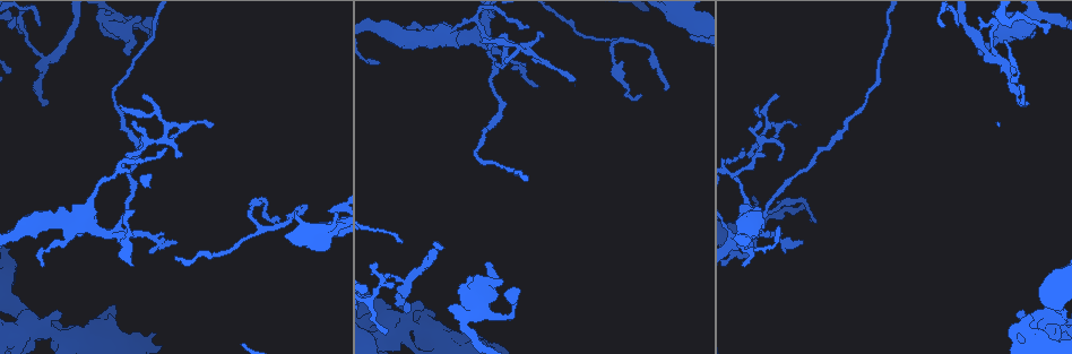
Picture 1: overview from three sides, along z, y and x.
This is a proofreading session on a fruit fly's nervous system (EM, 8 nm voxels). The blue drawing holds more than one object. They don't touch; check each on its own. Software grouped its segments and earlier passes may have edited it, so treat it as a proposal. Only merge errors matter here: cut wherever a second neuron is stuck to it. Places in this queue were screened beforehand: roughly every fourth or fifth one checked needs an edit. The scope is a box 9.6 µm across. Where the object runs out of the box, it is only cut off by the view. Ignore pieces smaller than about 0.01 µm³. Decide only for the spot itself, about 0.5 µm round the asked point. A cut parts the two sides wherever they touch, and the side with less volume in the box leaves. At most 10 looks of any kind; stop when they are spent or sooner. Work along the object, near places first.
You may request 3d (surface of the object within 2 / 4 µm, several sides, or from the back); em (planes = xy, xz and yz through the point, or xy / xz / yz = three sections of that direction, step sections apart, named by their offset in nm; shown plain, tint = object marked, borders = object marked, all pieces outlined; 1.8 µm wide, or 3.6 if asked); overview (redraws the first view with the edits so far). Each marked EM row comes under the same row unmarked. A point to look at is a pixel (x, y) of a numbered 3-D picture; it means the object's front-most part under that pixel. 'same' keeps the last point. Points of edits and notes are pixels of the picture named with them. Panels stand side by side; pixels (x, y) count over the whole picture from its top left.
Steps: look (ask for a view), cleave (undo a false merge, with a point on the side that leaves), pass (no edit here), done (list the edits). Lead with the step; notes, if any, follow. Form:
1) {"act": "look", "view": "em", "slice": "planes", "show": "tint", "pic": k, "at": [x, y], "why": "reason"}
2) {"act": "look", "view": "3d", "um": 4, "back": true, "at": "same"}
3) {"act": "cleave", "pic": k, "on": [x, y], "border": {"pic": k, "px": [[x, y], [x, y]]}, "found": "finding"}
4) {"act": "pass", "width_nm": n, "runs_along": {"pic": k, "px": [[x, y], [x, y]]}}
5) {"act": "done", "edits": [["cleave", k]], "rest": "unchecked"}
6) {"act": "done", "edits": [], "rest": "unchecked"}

{"act": "look", "view": "em", "slice": "planes", "show": "tint", "pic": 1, "at": [409, 280], "why": "three arms meet"}

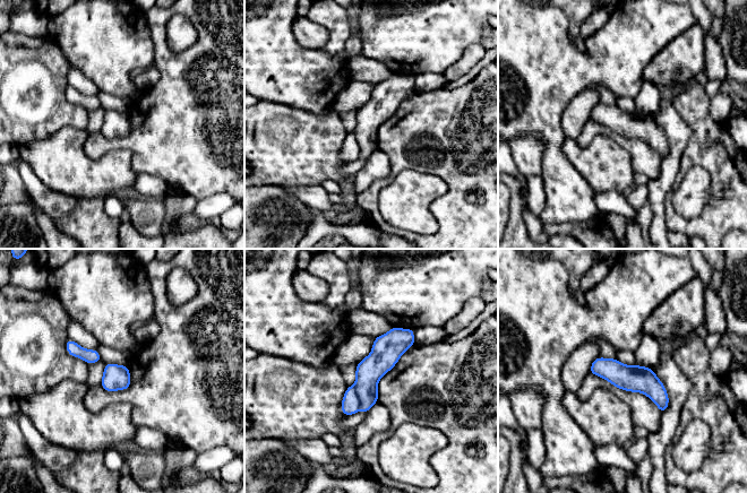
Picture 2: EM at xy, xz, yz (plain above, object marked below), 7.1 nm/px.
{"act": "cleave", "pic": 2, "on": [350, 405], "found": "a second neuron is stuck on"}

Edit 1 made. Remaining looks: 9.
{"act": "look", "view": "3d", "um": 4, "pic": 1, "at": [511, 311], "why": "abrupt turn"}

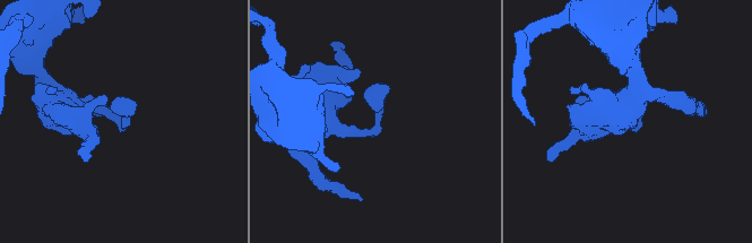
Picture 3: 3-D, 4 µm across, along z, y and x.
{"act": "look", "view": "em", "um": 3.6, "slice": "planes", "show": "tint", "pic": 3, "at": [379, 122], "why": "need the tissue"}

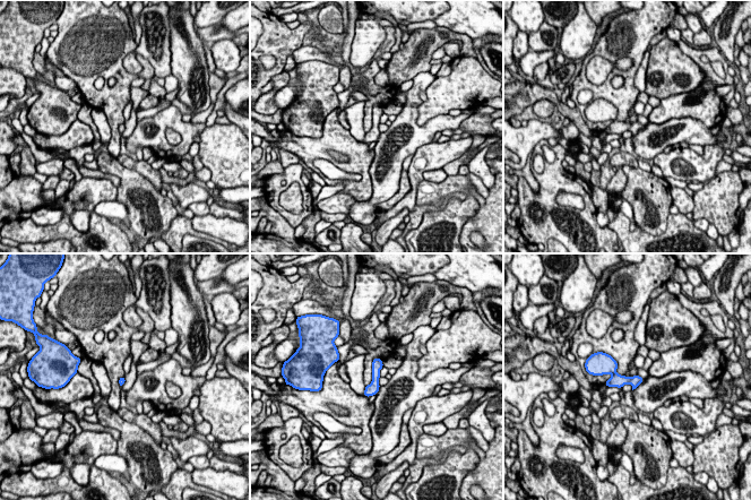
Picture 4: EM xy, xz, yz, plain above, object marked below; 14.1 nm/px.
{"act": "pass", "width_nm": 100, "runs_along": {"pic": 4, "px": [[376, 361], [374, 385], [367, 393]]}, "found": "all the same neuron"}

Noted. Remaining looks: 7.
{"act": "look", "view": "3d", "um": 2, "pic": 1, "at": [27, 314], "why": "arms part here"}

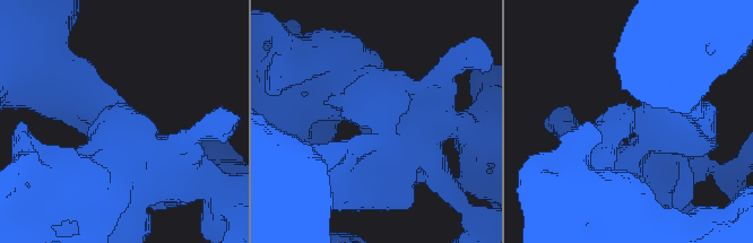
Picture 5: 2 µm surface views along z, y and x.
{"act": "look", "view": "em", "slice": "planes", "show": "tint", "pic": 5, "at": [612, 124], "why": "shape alone is not enough"}

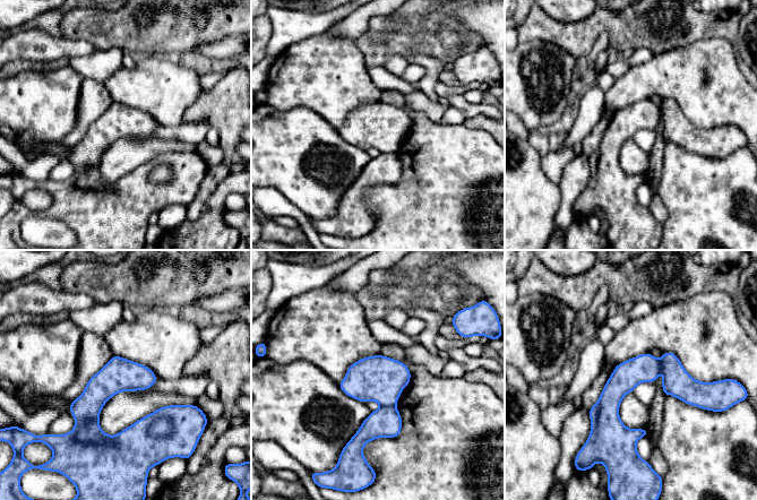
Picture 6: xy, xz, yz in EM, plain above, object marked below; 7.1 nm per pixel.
{"act": "cleave", "pic": 6, "on": [136, 446], "part_leaving": {"pic": 6, "px": [[647, 355], [611, 396], [626, 445]]}, "found": "a second neuron is stuck on"}

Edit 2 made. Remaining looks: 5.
{"act": "look", "view": "overview", "why": "see it whole again"}

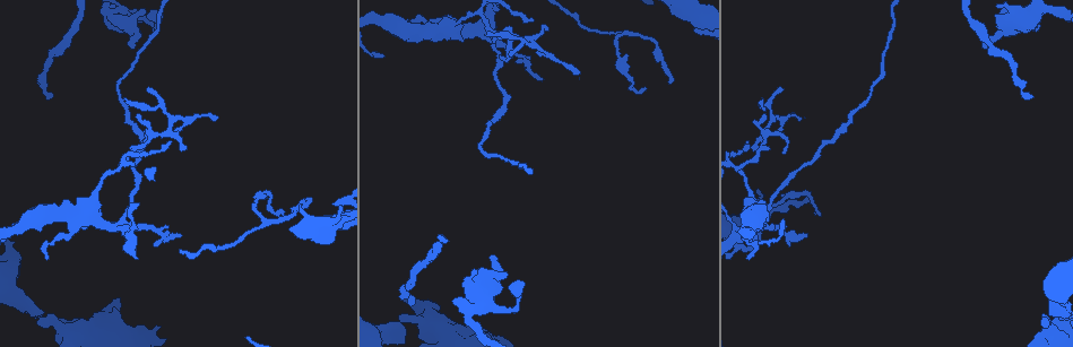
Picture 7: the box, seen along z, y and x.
{"act": "look", "view": "3d", "um": 4, "pic": 7, "at": [85, 217], "why": "sudden change in width"}

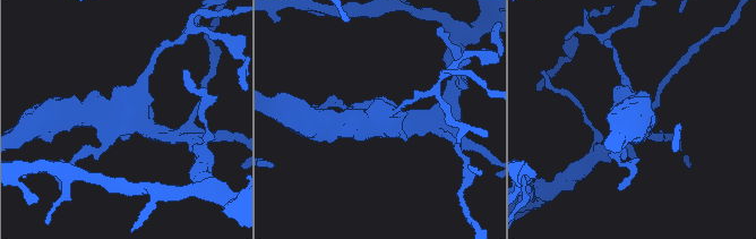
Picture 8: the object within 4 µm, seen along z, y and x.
{"act": "look", "view": "em", "slice": "planes", "show": "tint", "pic": 8, "at": [126, 117], "why": "now the EM"}

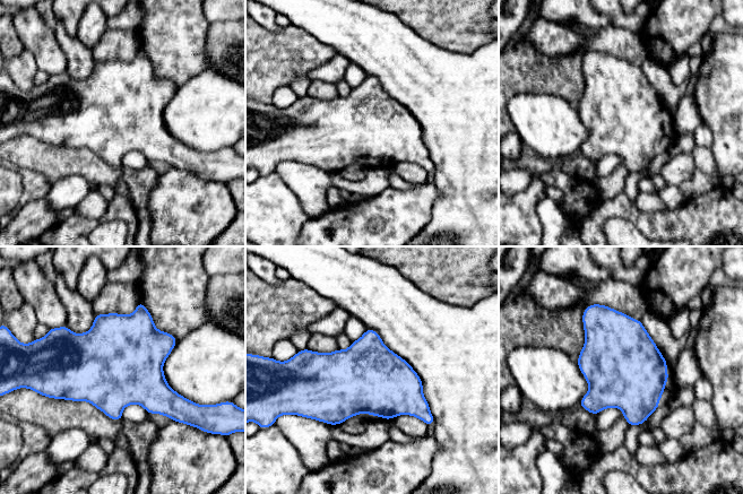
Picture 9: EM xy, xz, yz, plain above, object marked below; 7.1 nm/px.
{"act": "pass", "found": "one neuron here"}

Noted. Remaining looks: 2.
{"act": "done", "edits": [["cleave", 2], ["cleave", 6]], "rest": "unchecked"}

